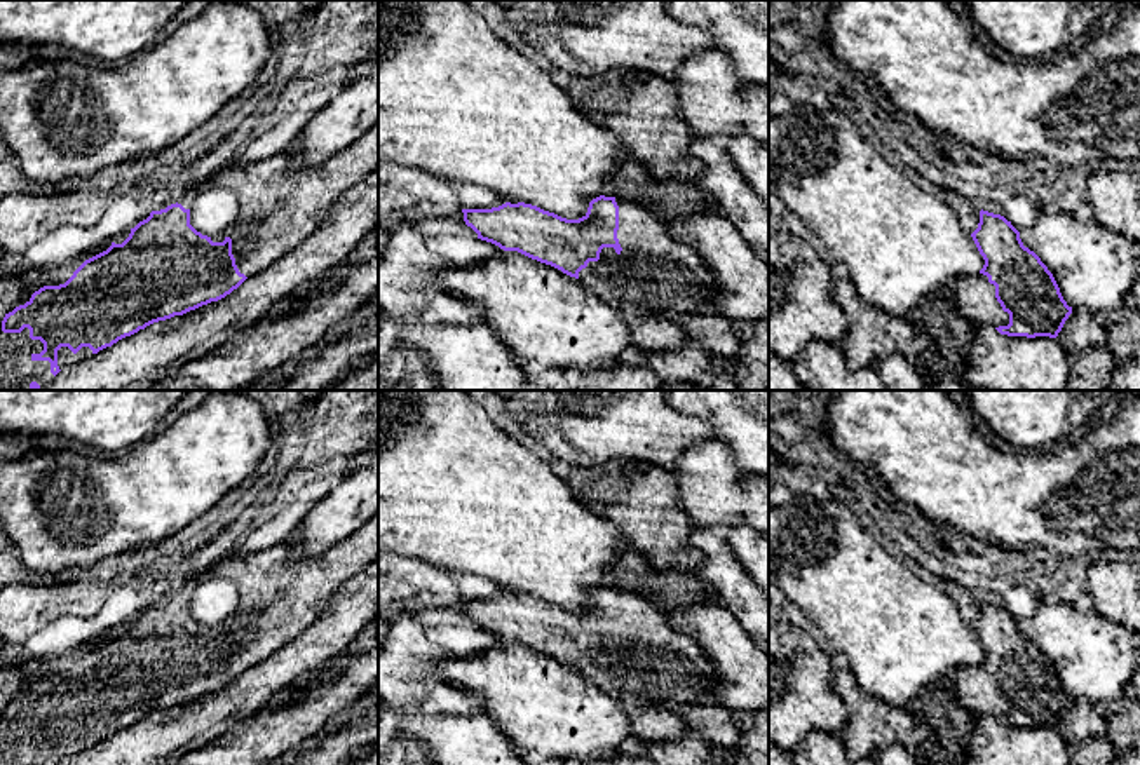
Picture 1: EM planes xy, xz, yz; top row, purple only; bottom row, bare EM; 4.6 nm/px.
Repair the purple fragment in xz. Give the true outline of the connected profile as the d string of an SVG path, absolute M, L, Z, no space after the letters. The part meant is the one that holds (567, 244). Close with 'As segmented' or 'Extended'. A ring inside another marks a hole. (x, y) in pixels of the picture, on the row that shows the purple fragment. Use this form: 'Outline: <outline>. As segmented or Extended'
Outline: M600 195L589 202L587 213L579 220L567 220L525 202L462 209L462 213L478 239L580 279L600 300L615 307L628 324L648 317L682 324L689 317L713 314L715 288L708 265L645 206Z. Extended

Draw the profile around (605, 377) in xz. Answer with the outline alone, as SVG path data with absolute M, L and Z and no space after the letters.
M605 362L586 369L580 390L659 390L662 383L657 373L645 366Z

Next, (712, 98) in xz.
M720 49L692 54L671 77L680 112L699 136L750 136L769 145L769 84L739 80L732 59Z

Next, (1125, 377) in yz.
M1140 354L1114 368L1109 390L1140 390Z

